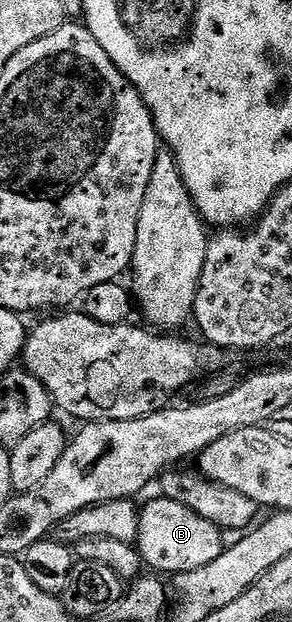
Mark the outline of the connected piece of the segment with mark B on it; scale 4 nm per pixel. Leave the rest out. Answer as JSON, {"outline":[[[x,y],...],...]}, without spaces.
{"outline":[[[164,496],[156,497],[146,506],[140,507],[139,536],[135,543],[141,554],[142,563],[148,569],[149,566],[153,569],[150,571],[161,576],[195,572],[195,568],[203,568],[221,555],[223,531],[220,528],[211,524],[211,520],[205,520],[203,516],[199,516],[199,512],[191,512],[191,508],[175,500]]]}

